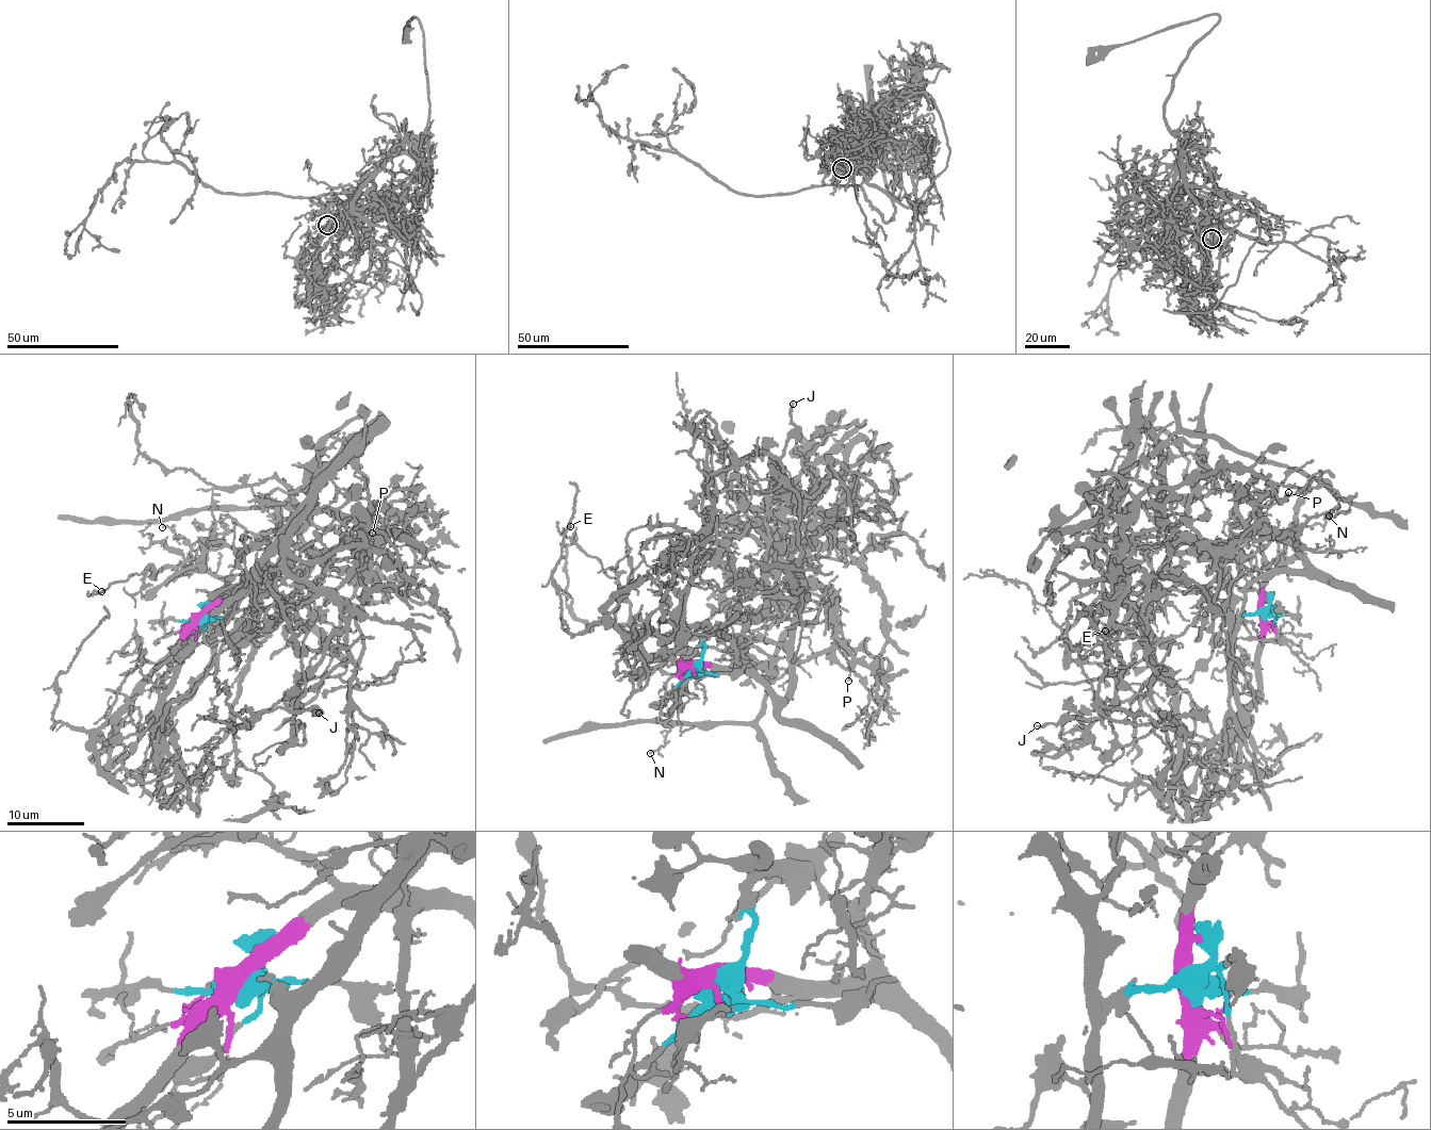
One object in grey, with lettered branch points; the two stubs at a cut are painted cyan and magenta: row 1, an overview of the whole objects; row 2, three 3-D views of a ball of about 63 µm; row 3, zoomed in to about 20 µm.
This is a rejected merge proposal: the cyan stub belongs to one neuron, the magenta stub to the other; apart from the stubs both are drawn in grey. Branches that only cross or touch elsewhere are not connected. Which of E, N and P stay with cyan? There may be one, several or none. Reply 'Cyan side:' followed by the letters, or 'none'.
Cyan side: none

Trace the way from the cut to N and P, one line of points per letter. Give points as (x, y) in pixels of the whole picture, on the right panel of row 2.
N: (1263, 611), (1267, 564), (1281, 555), (1283, 542), (1303, 526), (1323, 523), (1328, 513), (1329, 517)
P: (1263, 611), (1265, 586), (1270, 574), (1304, 569), (1286, 542), (1274, 538), (1254, 504), (1270, 506), (1288, 492)

